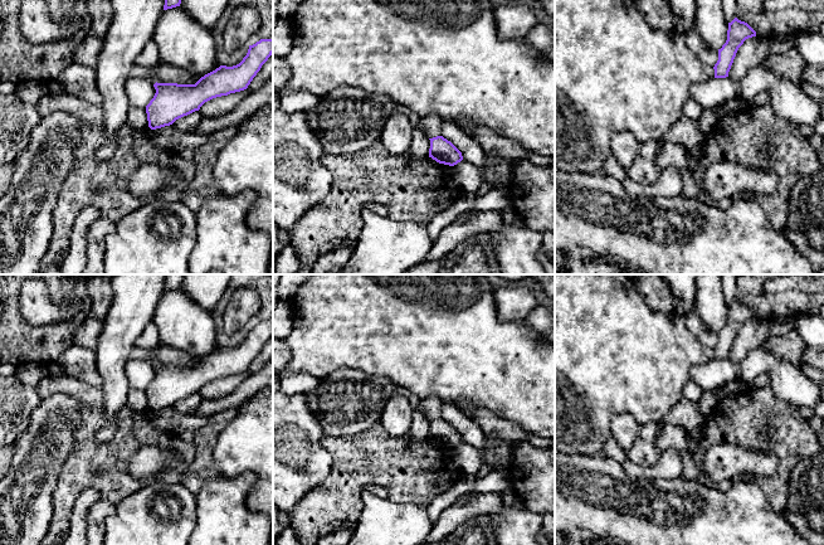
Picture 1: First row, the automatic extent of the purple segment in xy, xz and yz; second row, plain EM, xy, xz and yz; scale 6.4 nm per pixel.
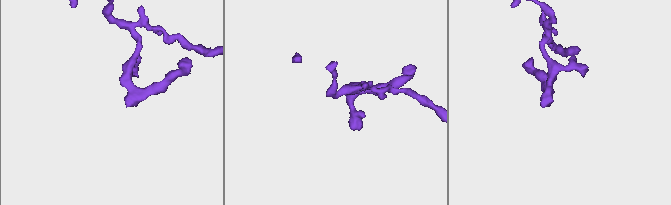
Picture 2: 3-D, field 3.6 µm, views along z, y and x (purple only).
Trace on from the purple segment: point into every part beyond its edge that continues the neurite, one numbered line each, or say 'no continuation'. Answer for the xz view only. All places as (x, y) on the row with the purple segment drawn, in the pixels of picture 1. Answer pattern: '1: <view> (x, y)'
1: xz (432, 123)

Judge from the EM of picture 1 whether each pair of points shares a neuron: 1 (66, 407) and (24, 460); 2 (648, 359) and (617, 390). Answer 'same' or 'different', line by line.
1: same
2: same

